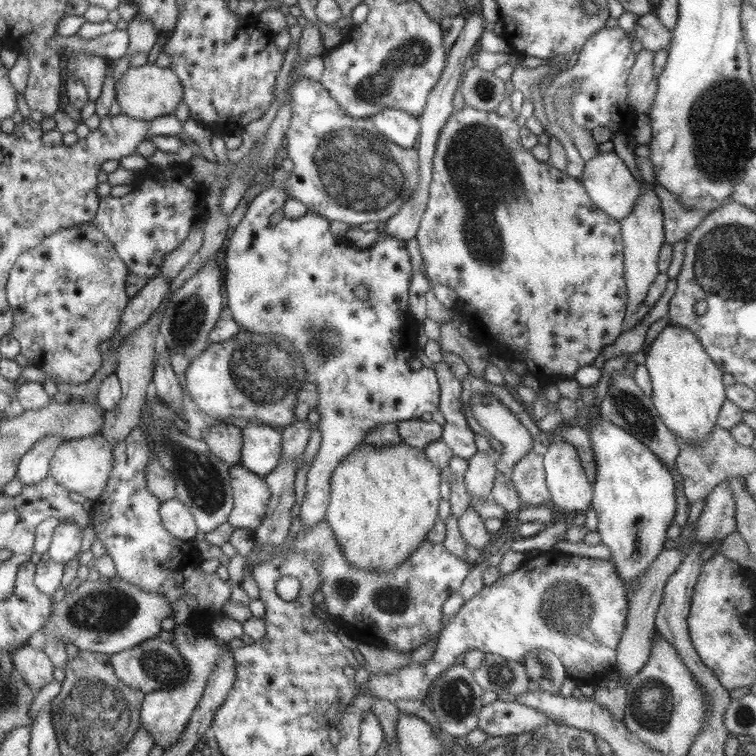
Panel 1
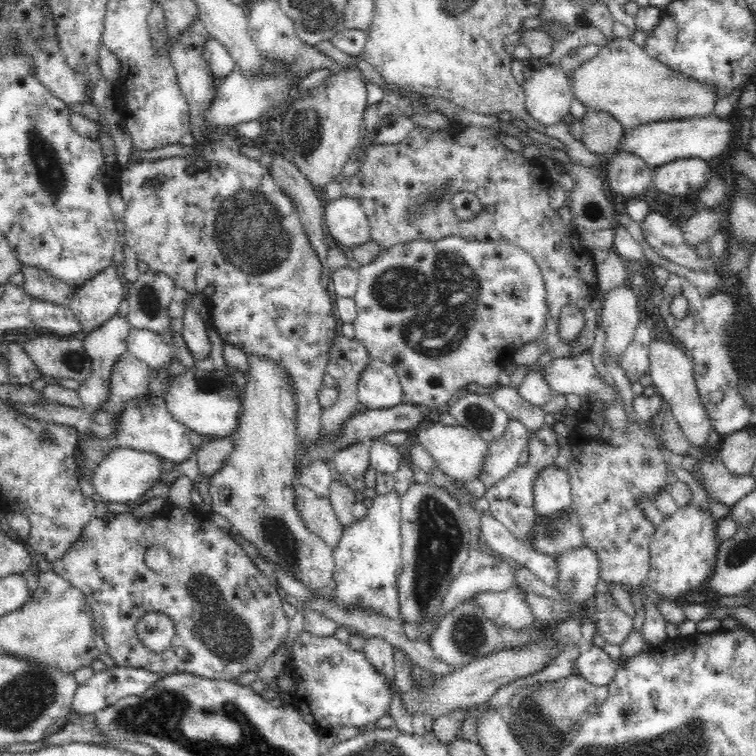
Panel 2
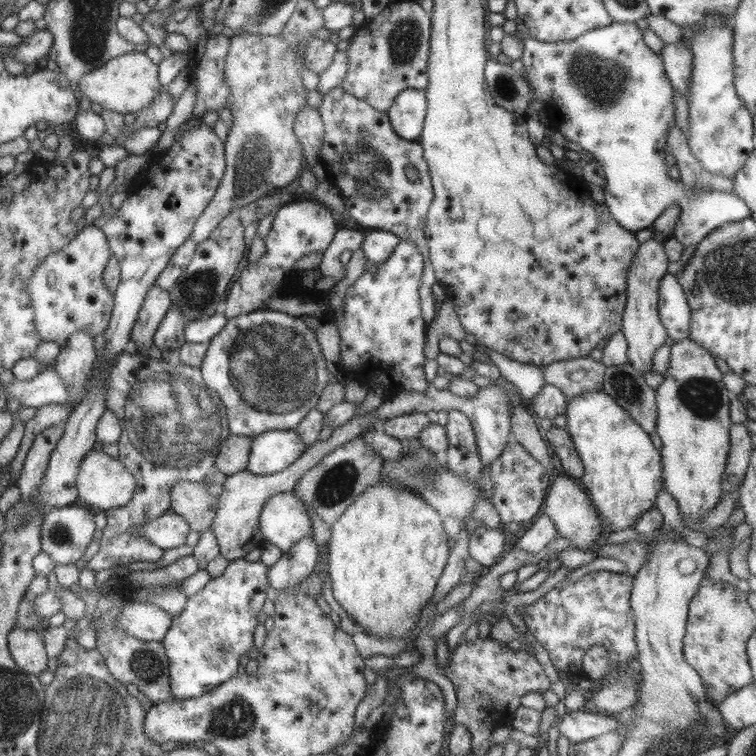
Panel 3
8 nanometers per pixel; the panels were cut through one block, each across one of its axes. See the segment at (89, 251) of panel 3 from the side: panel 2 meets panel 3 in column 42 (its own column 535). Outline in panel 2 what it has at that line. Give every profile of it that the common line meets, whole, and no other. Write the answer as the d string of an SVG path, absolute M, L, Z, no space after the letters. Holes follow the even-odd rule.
M456 235L445 236L437 241L416 239L408 244L398 243L387 249L382 248L375 259L360 265L357 271L358 288L353 297L357 306L357 316L353 322L356 332L355 338L368 350L371 358L381 359L396 371L403 394L410 396L410 404L418 407L445 409L457 395L467 389L482 390L498 384L498 375L510 362L514 352L518 351L524 344L536 341L545 328L546 287L542 271L532 255L505 240L482 242Z

